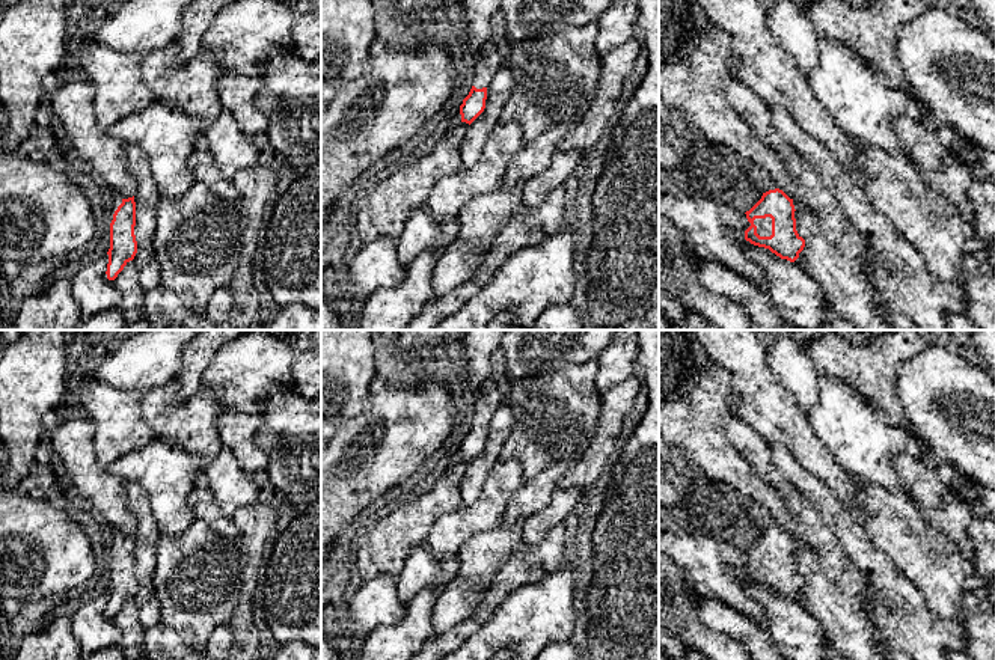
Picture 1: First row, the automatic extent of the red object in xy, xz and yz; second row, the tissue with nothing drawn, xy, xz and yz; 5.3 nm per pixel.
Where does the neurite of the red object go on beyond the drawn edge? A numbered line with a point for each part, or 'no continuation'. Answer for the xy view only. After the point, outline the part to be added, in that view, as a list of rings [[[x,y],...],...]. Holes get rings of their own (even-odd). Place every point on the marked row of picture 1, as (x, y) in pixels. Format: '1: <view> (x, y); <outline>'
no continuation

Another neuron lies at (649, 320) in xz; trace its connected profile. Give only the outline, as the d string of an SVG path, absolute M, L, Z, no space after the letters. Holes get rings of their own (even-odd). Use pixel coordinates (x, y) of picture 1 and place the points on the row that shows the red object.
M659 306L648 309L618 327L605 330L659 330Z

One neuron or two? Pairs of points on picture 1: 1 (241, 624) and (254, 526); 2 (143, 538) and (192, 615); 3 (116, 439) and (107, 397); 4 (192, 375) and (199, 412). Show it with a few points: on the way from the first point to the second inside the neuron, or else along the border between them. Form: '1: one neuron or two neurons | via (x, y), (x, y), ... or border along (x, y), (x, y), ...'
1: one neuron | via (247, 600), (251, 594), (251, 550)
2: two neurons | border along (162, 535), (157, 544), (154, 594)
3: one neuron | via (116, 428), (116, 415), (109, 407)
4: two neurons | border along (172, 380), (183, 400), (189, 400), (202, 388)

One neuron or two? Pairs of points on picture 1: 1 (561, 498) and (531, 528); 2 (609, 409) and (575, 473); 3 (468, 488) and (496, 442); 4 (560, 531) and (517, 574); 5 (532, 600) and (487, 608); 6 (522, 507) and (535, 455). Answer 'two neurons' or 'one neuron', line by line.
1: one neuron
2: one neuron
3: one neuron
4: one neuron
5: two neurons
6: two neurons

